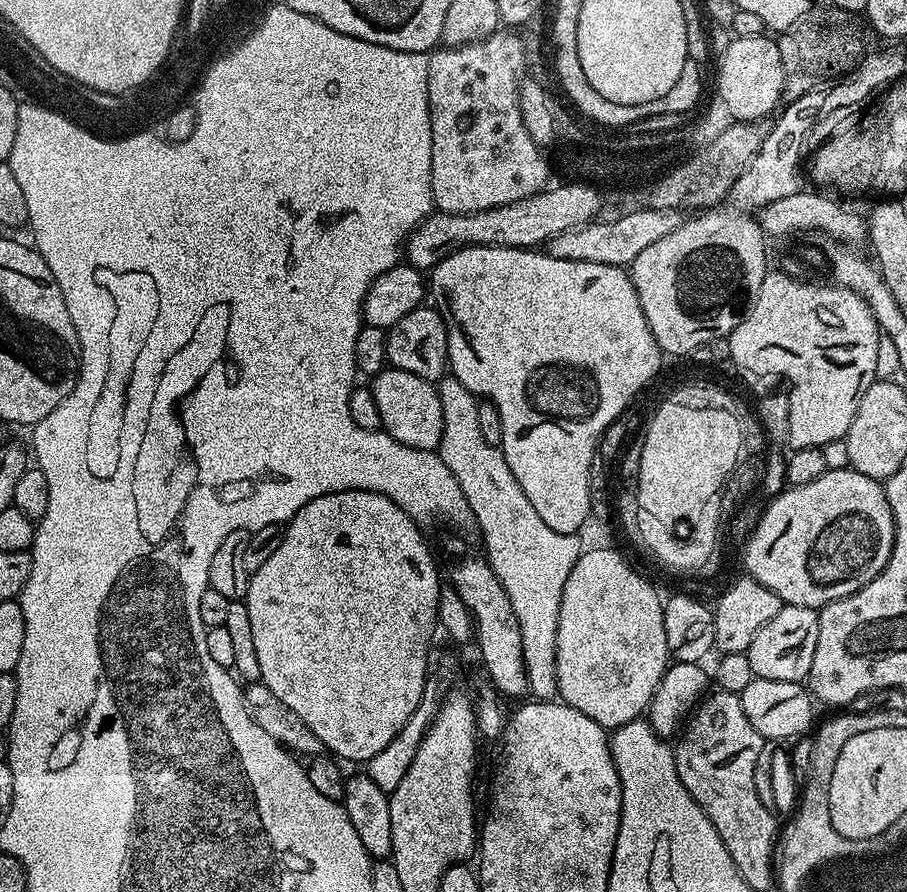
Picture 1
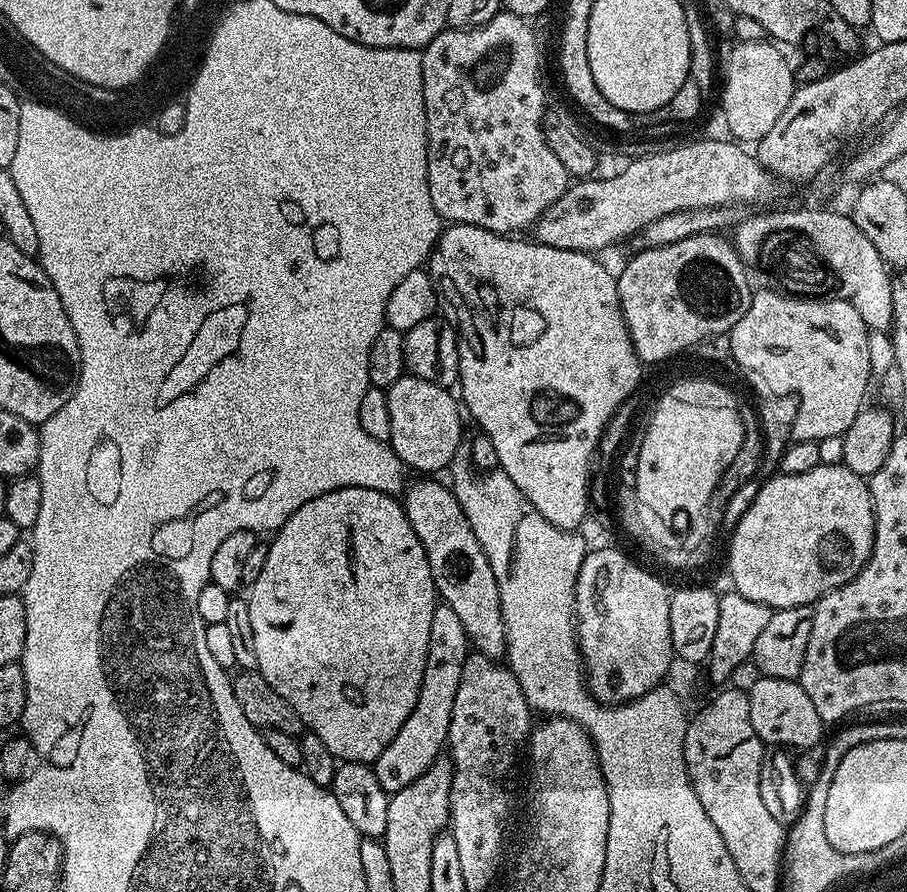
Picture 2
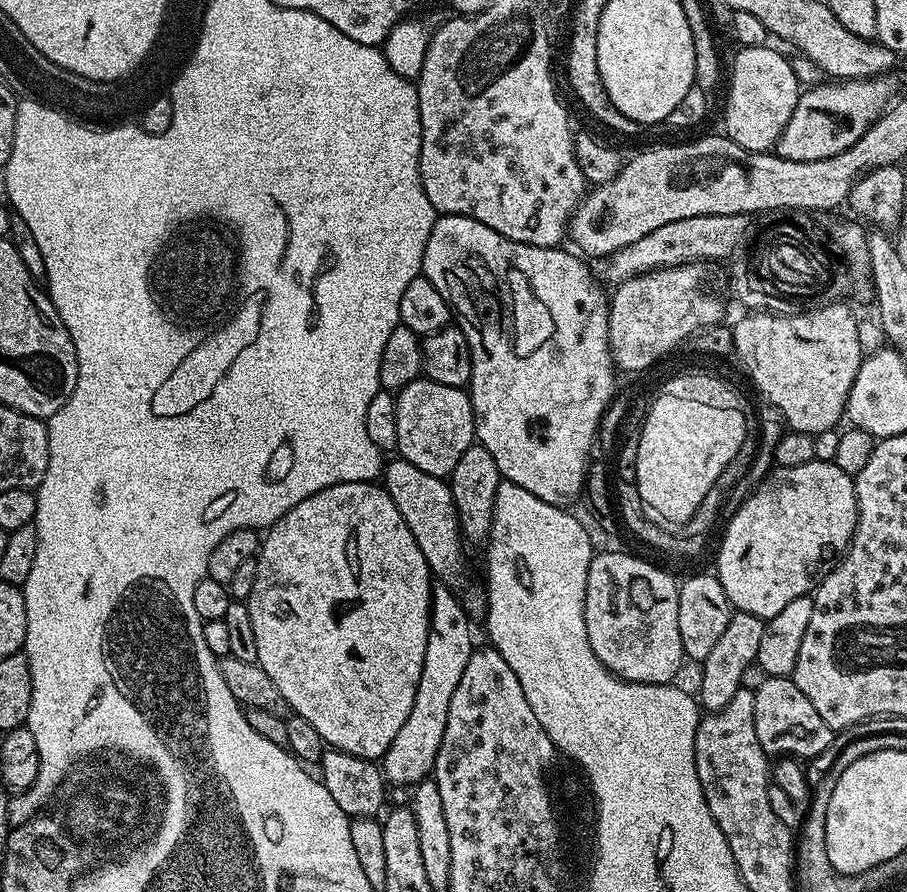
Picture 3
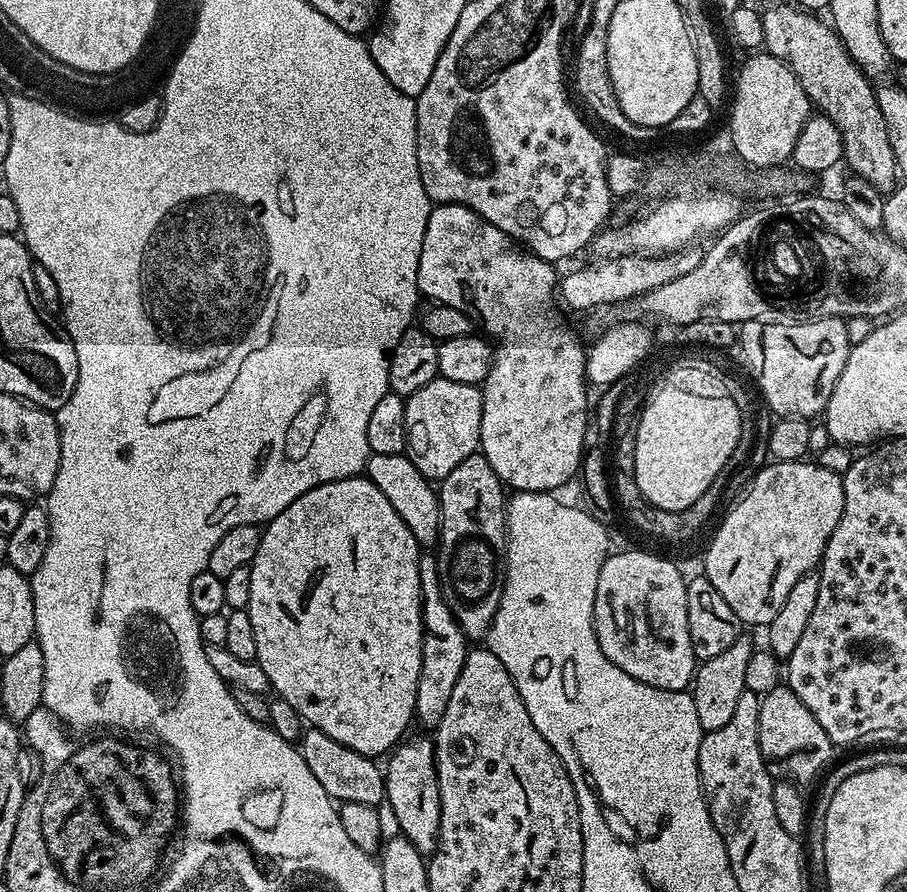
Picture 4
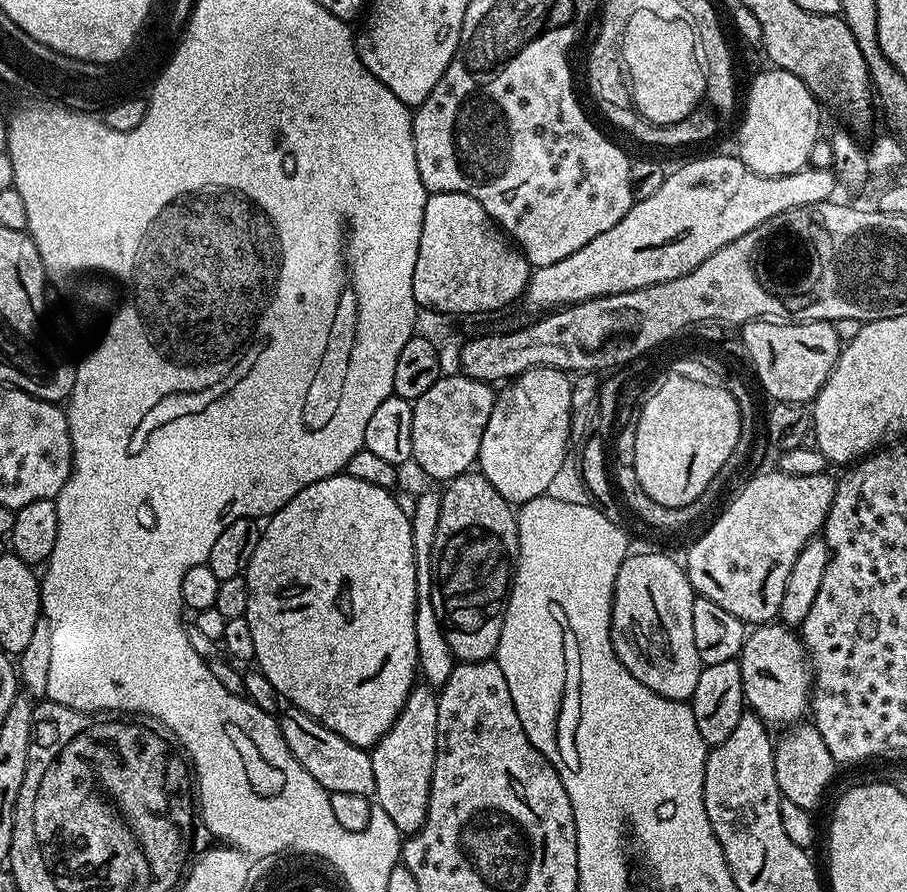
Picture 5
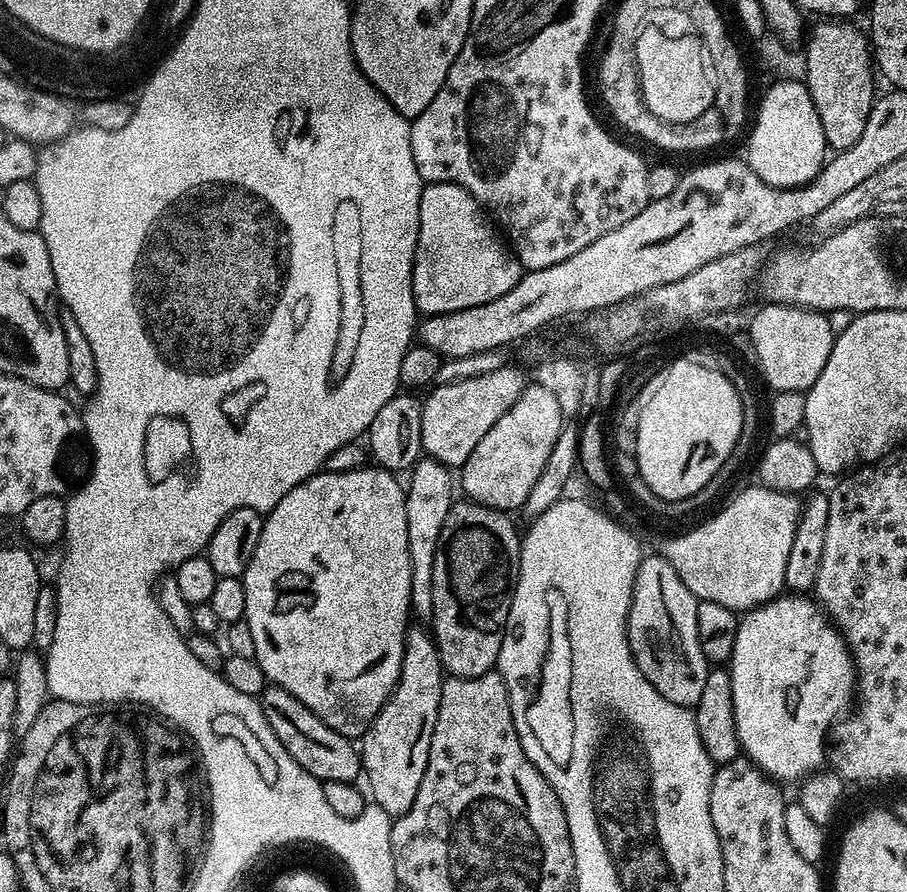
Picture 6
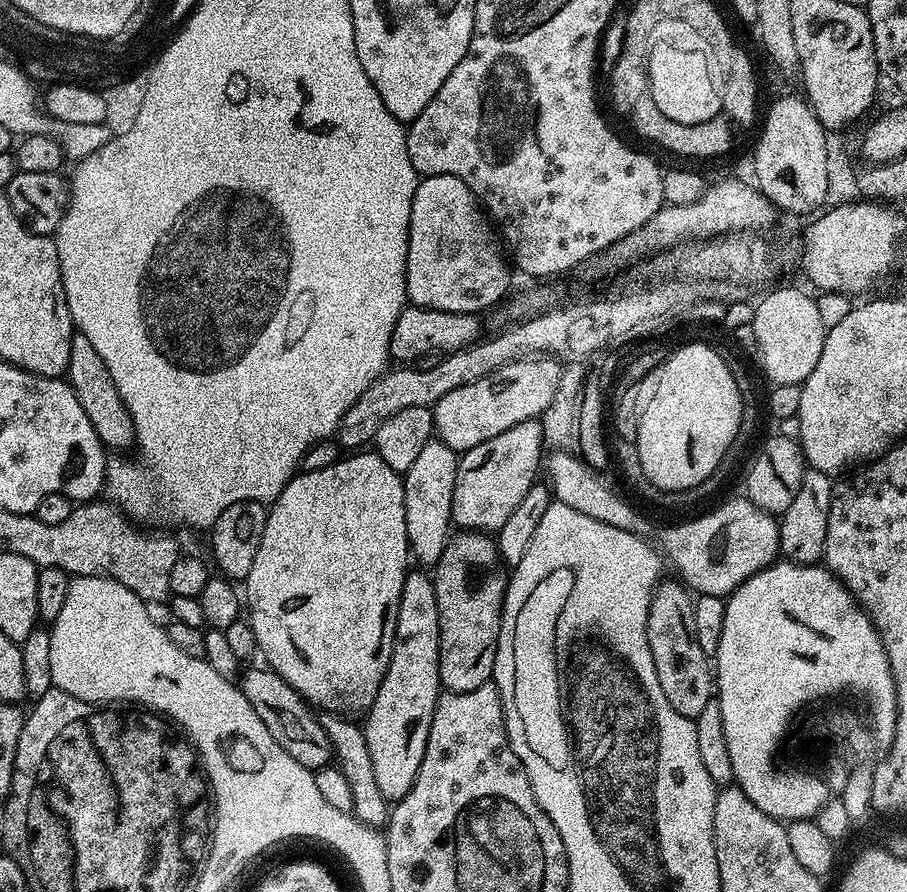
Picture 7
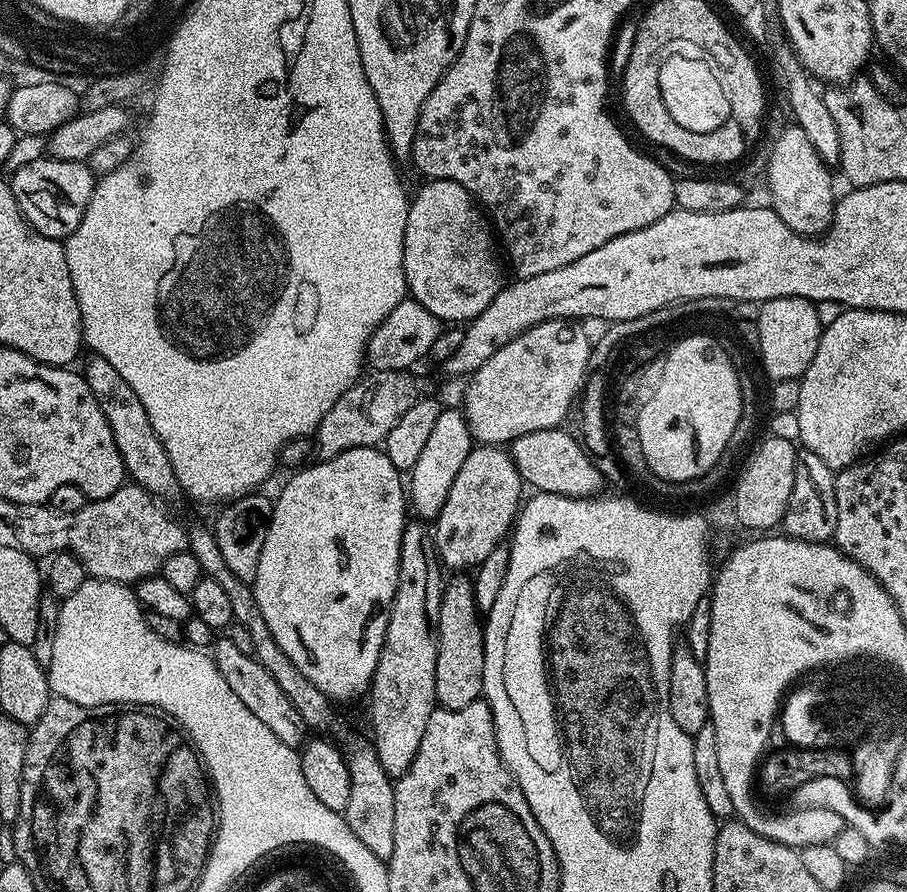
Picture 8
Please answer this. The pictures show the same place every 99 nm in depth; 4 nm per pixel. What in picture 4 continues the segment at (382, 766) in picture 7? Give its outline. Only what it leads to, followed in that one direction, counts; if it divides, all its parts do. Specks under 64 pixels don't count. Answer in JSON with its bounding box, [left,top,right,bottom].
[384,736,440,854]

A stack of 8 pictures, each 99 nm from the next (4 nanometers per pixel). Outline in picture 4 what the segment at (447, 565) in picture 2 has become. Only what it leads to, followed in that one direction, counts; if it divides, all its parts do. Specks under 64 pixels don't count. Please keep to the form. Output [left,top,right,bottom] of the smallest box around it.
[366,453,440,545]

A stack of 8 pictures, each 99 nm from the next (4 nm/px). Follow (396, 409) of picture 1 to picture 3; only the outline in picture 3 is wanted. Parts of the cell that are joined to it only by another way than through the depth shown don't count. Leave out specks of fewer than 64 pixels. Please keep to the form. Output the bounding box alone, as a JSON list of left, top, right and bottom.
[395,378,476,477]

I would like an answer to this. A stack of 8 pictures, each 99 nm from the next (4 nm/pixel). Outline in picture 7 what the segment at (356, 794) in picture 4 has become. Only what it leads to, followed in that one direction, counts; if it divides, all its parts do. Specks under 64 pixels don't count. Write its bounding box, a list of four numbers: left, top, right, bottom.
[242,666,334,770]

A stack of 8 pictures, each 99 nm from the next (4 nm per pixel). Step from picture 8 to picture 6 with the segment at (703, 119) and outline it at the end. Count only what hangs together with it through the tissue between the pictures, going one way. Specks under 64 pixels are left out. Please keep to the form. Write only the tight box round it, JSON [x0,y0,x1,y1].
[636,26,714,124]

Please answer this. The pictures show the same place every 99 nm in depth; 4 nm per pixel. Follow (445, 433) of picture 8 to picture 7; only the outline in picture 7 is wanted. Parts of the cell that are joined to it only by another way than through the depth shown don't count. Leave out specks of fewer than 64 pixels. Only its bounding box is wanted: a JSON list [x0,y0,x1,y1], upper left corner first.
[403,438,458,565]

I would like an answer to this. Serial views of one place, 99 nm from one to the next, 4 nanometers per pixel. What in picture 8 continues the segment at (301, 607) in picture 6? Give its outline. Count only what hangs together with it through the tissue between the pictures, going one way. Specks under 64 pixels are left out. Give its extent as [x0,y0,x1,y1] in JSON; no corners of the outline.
[254,447,406,700]

